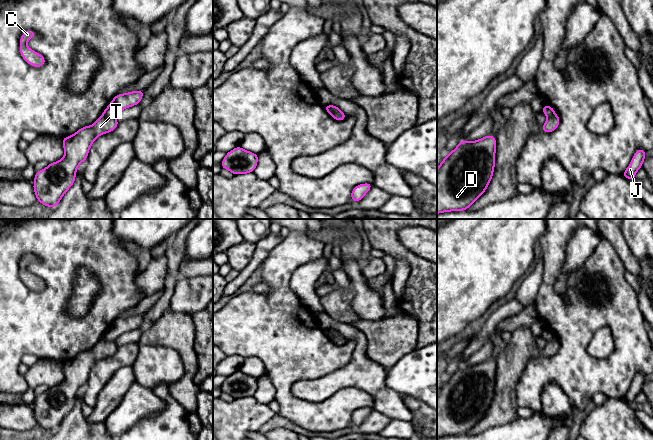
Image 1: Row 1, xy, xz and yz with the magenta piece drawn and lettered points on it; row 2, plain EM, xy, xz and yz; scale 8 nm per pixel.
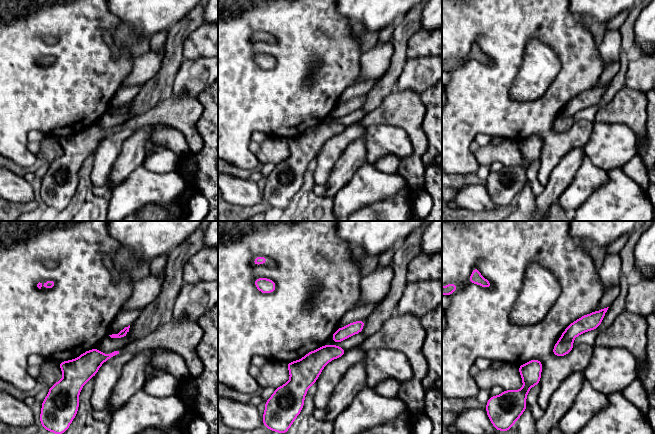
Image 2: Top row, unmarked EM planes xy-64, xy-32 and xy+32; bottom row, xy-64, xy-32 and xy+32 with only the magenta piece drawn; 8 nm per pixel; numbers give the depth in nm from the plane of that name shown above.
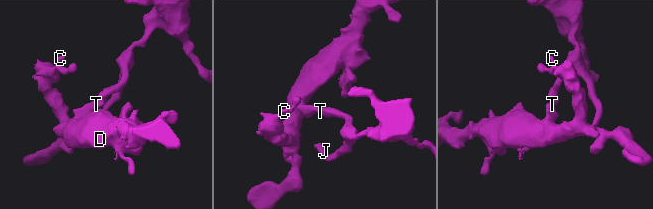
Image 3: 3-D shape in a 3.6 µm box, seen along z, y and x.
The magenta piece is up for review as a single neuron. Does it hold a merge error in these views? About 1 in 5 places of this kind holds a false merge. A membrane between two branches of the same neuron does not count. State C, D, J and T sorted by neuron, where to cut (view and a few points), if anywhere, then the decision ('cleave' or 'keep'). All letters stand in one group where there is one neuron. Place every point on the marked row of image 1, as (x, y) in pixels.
groups C D T / J; cut xy (103, 113), (114, 117); cleave

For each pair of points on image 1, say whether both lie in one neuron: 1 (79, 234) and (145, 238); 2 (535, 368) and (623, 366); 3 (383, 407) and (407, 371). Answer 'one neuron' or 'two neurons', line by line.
1: two neurons
2: one neuron
3: two neurons

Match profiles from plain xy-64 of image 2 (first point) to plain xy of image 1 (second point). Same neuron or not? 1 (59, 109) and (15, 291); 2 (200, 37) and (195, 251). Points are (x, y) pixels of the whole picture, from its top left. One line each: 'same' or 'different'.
1: same
2: different

